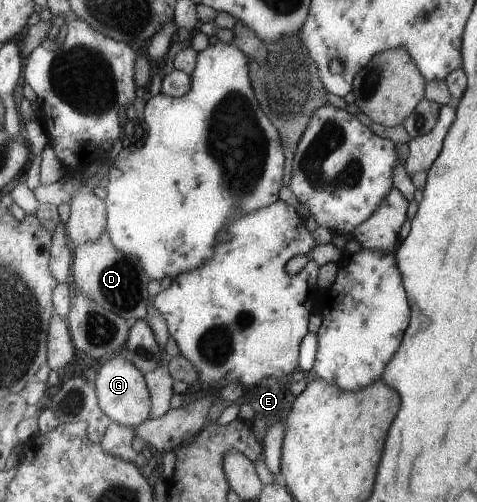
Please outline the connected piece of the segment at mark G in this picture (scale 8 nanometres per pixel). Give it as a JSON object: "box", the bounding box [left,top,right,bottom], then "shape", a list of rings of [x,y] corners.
{"box":[91,356,152,428],"shape":[[[113,356],[113,359],[104,360],[98,371],[91,376],[100,410],[111,422],[134,428],[149,419],[152,409],[150,393],[139,368],[131,365],[130,361]]]}

